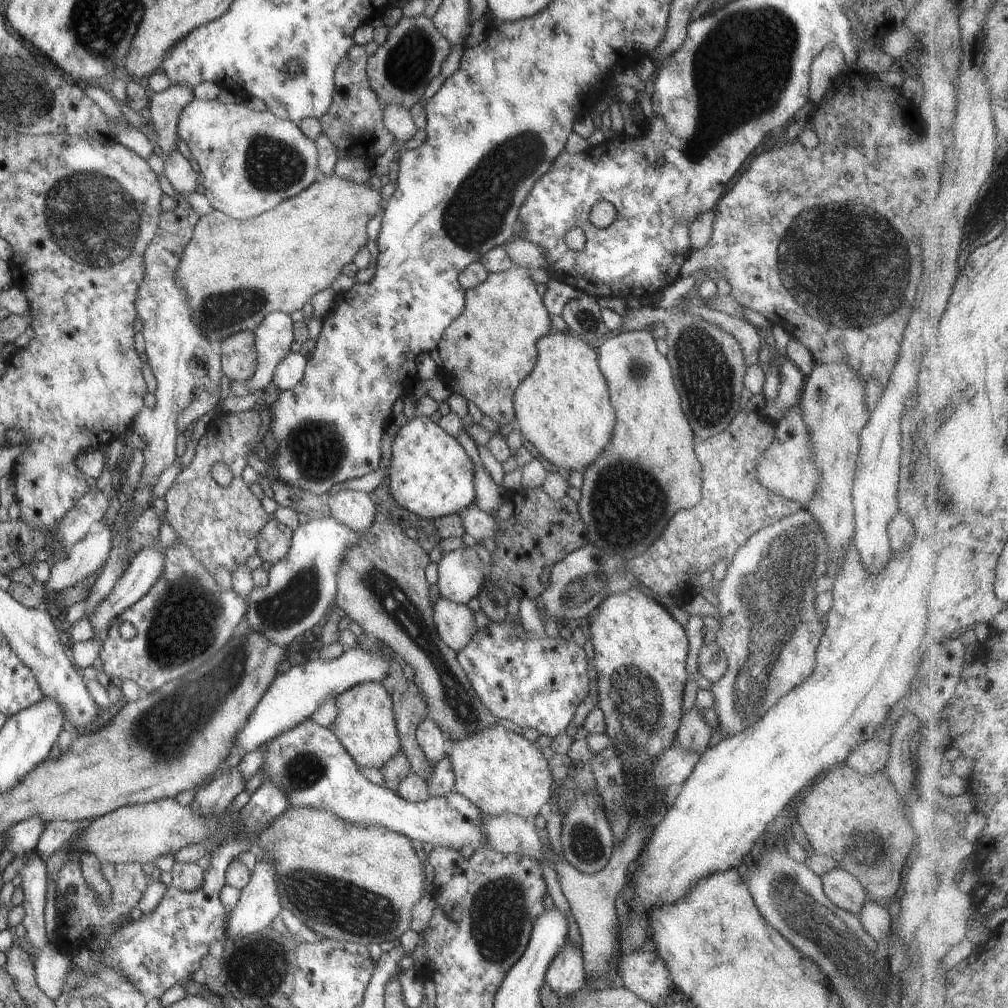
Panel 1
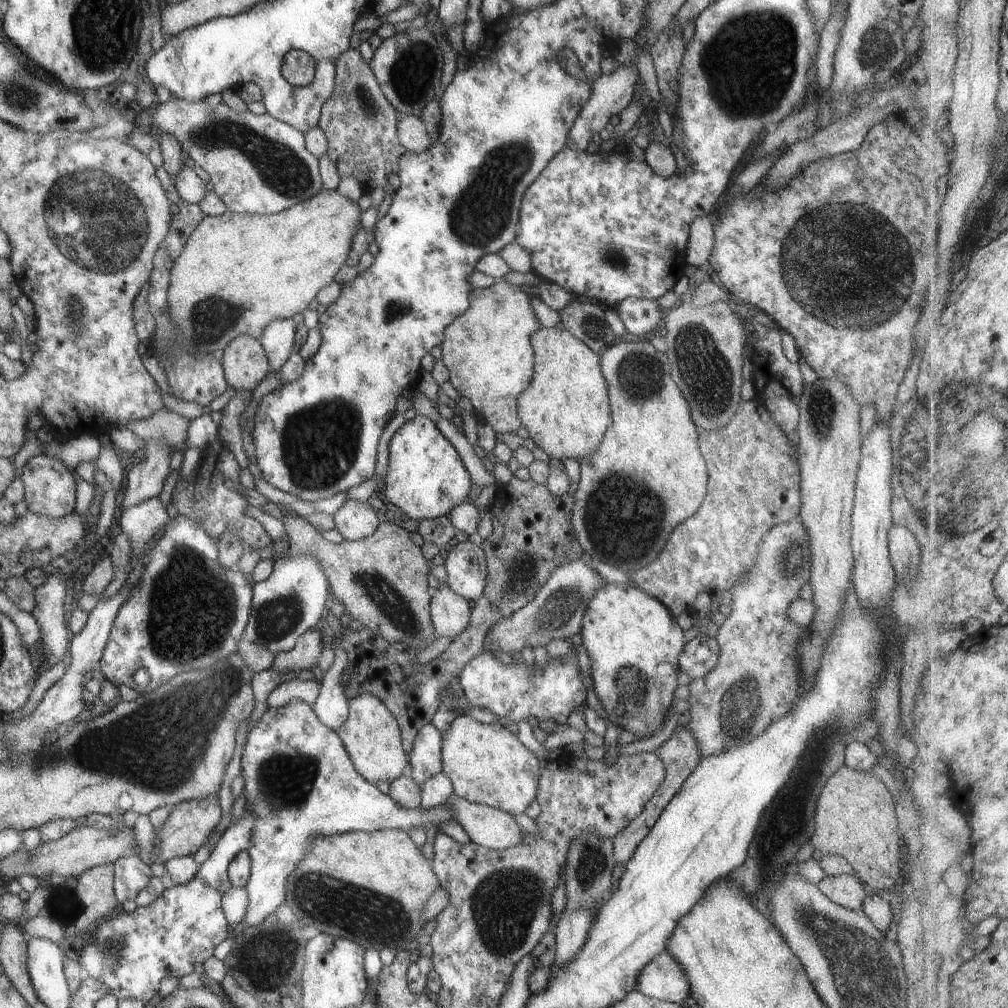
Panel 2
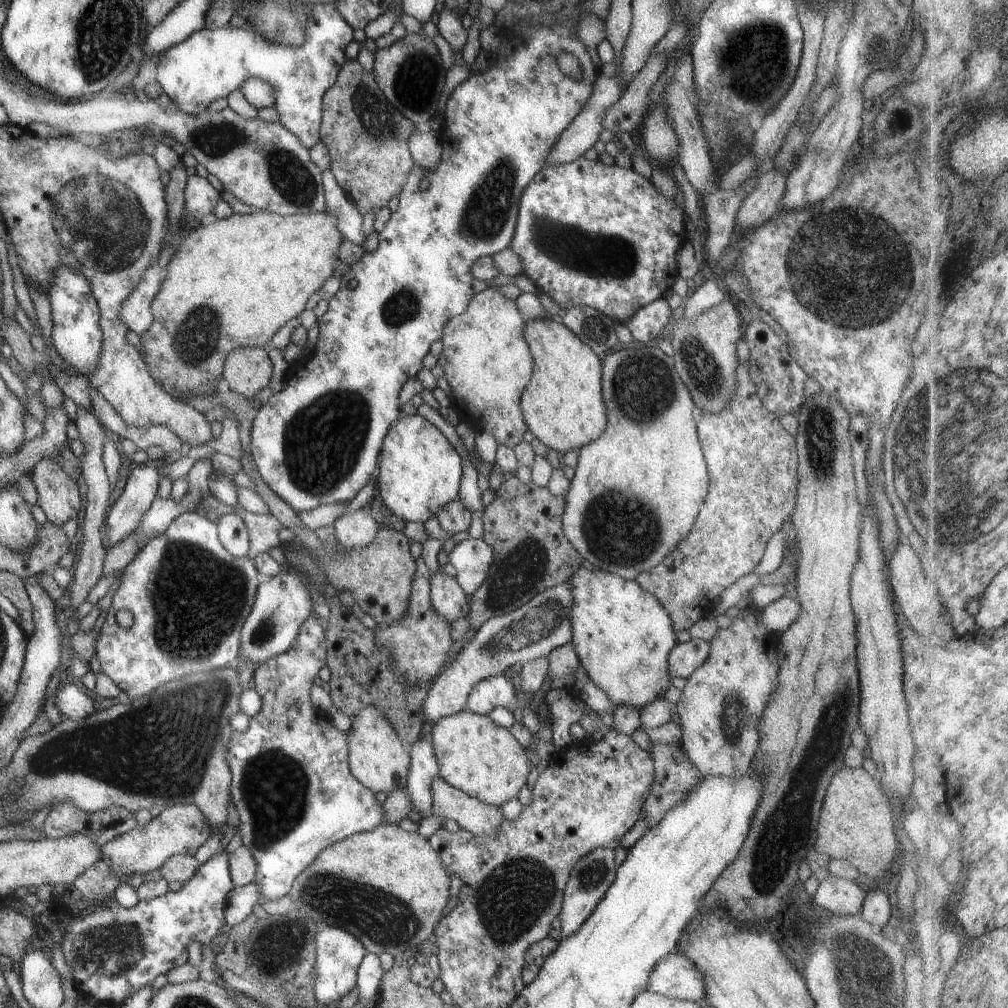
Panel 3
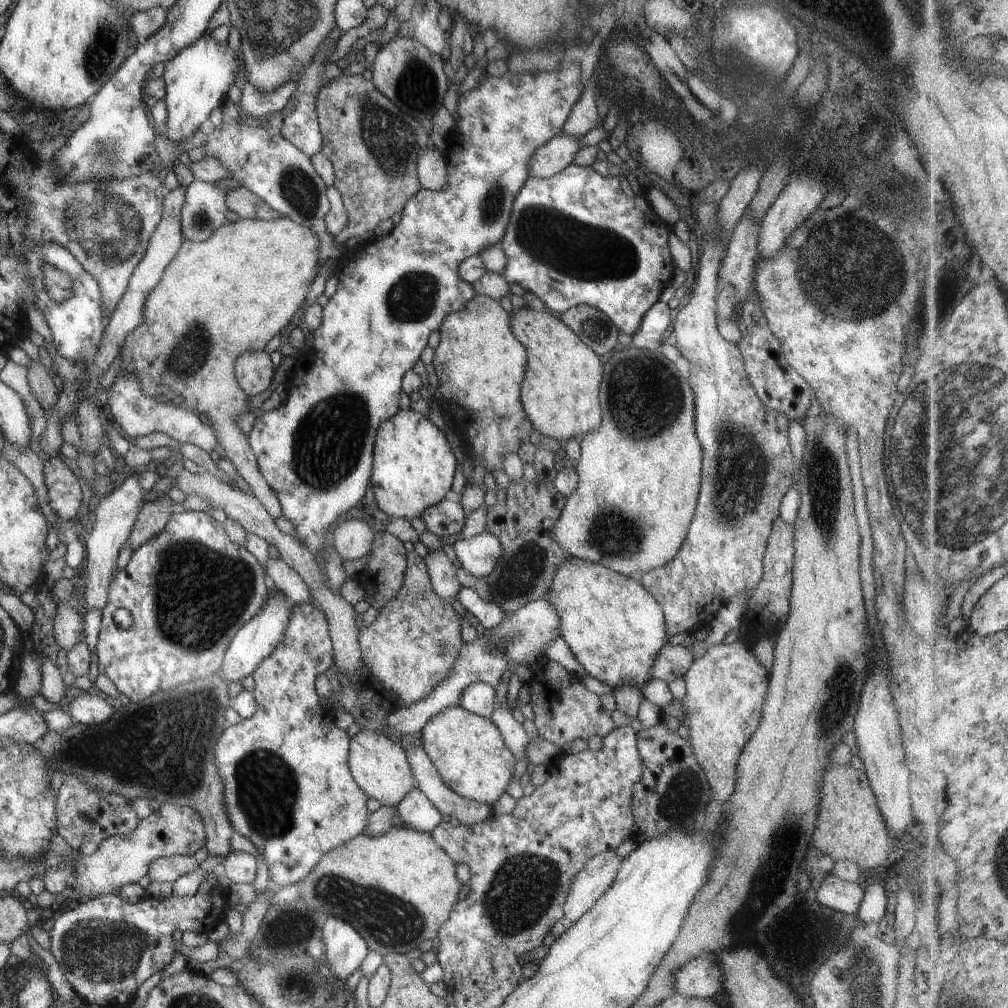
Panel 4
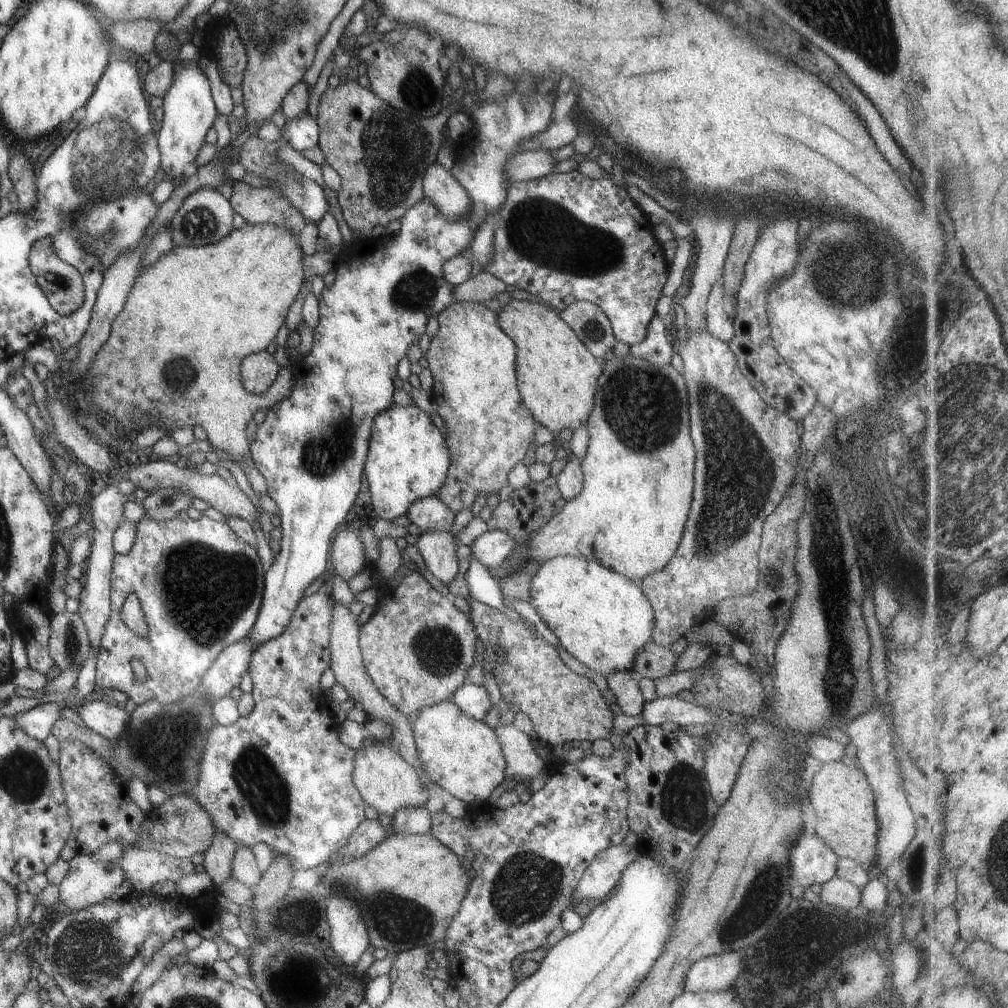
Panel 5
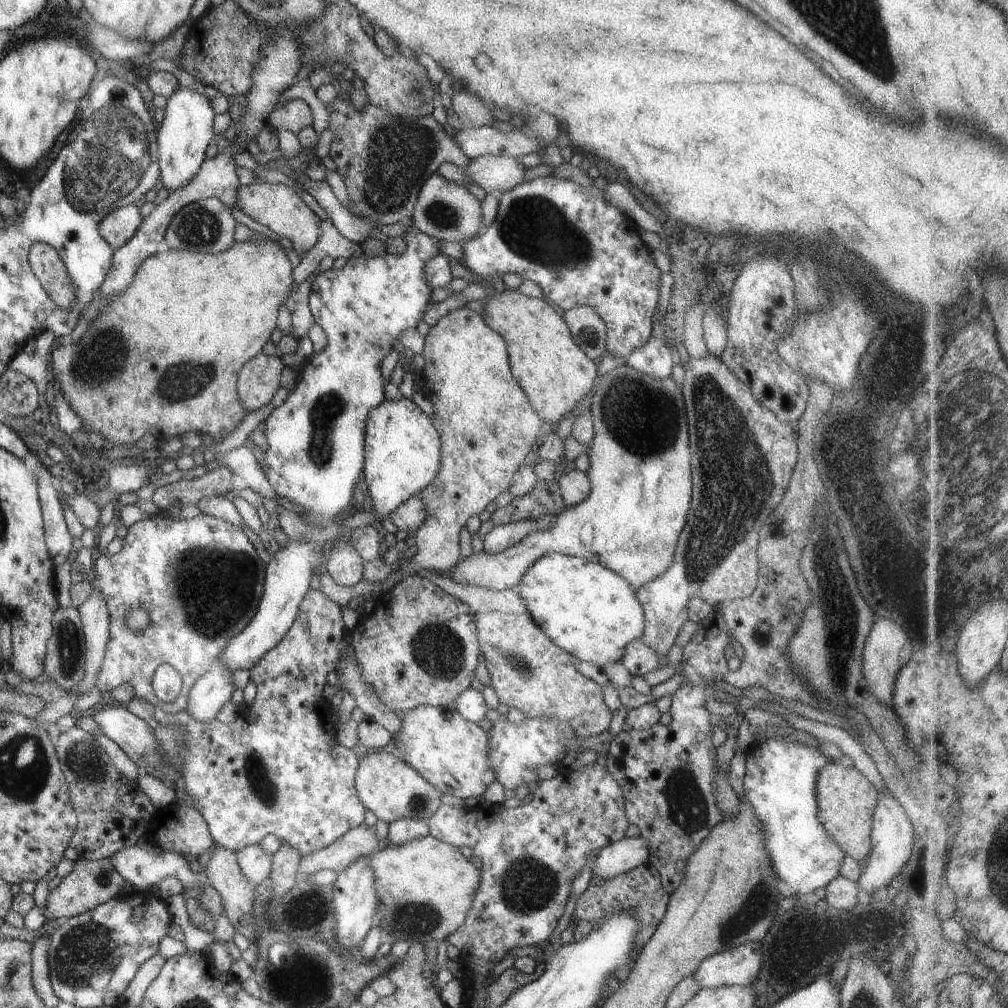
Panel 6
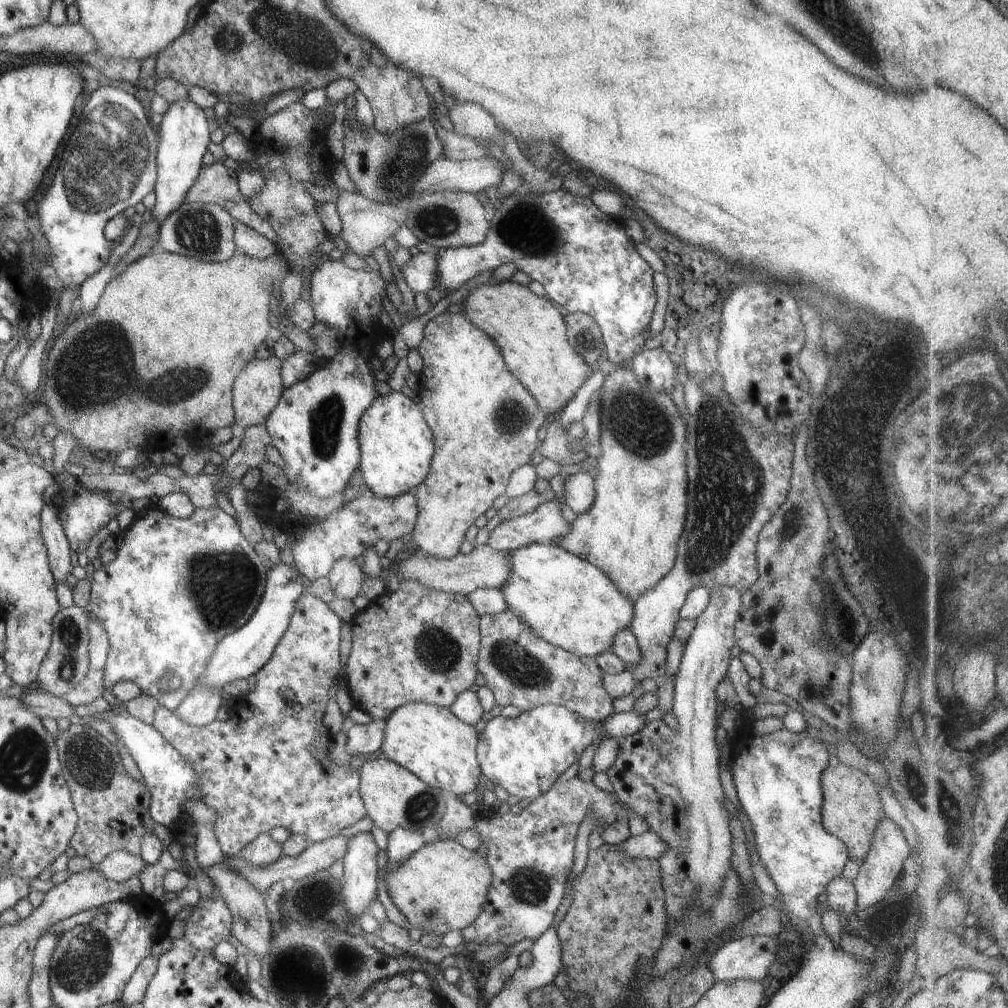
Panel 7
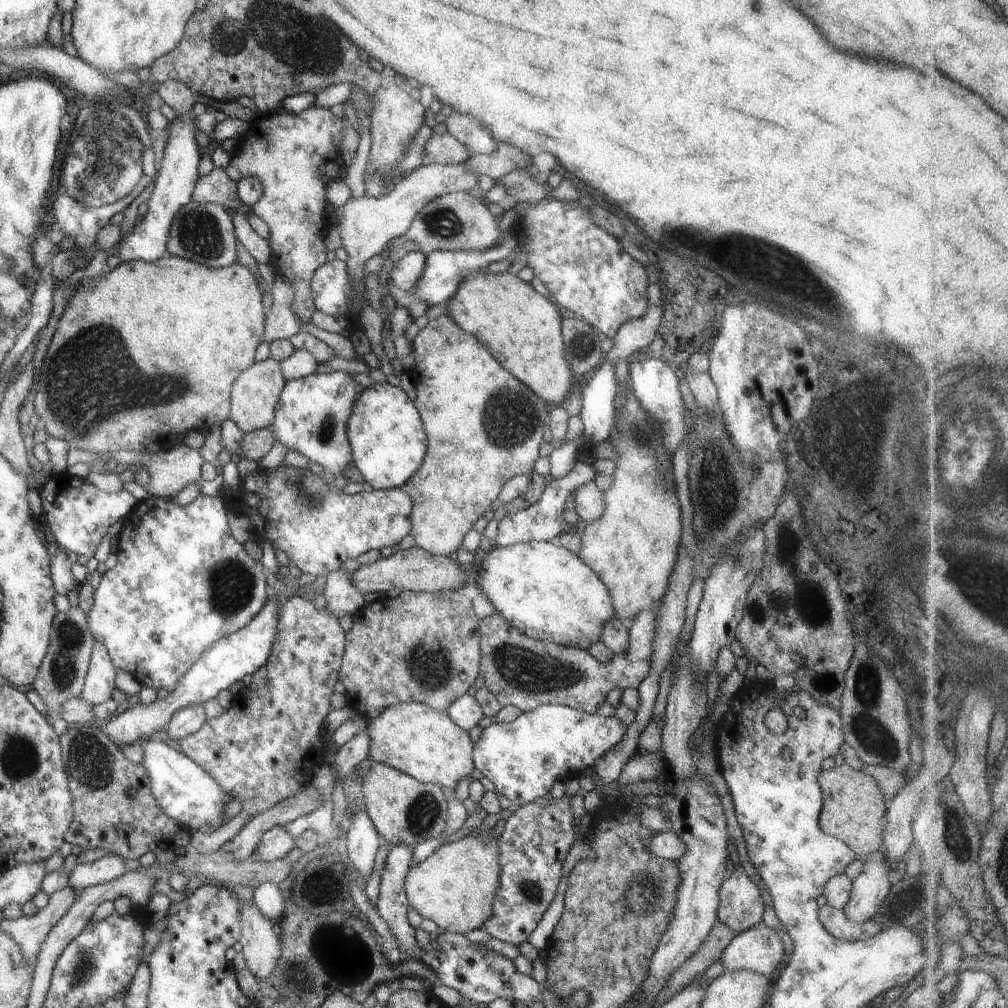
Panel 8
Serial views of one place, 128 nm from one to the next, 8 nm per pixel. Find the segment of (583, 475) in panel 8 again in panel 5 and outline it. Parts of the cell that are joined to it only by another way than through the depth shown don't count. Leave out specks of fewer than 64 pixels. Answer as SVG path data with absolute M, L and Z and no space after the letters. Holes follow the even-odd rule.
M486 531L471 544L472 557L477 558L488 570L495 569L515 548L515 540L508 531Z

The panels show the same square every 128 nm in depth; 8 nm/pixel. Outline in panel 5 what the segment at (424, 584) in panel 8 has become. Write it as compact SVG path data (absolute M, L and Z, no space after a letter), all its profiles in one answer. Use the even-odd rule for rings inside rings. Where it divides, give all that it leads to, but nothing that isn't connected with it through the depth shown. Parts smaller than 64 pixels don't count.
M634 356L612 358L606 362L598 377L593 409L587 418L590 440L581 465L582 490L525 543L511 551L500 566L489 570L499 584L511 571L517 571L527 562L568 555L596 561L638 583L670 562L684 532L694 486L696 452L690 438L688 390L684 388L684 382L684 375L671 364L658 368Z

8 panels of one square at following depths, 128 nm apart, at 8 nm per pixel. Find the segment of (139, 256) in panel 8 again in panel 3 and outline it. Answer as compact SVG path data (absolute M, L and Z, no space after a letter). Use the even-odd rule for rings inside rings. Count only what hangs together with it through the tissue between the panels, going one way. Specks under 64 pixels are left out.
M335 2L314 3L312 10L311 18L305 26L307 41L299 47L267 41L248 23L236 29L230 28L228 24L214 30L199 30L160 56L156 66L157 81L183 113L197 115L207 110L212 101L226 98L232 90L240 88L247 78L262 79L272 85L275 96L274 108L280 114L281 125L310 150L320 142L319 128L324 93L336 82L341 66L346 61L346 46L354 39L353 28L342 18Z

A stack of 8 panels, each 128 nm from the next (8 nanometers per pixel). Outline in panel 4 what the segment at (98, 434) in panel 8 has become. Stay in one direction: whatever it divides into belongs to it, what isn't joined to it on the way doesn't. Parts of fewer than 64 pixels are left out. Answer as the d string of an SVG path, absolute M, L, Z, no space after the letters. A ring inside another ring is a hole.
M288 217L277 219L258 220L258 219L240 219L235 223L226 222L218 230L215 230L210 238L205 241L186 241L180 245L174 258L168 263L168 266L162 273L160 282L147 294L143 306L143 321L130 334L125 336L121 346L121 371L129 369L138 379L142 392L158 402L182 407L194 411L197 414L203 413L207 415L210 424L213 426L217 434L218 446L223 448L226 457L231 460L234 468L244 478L253 490L253 495L266 507L269 515L275 519L282 515L282 507L277 499L276 493L271 489L271 486L264 480L263 474L259 469L256 454L252 450L249 443L249 436L245 435L238 426L238 420L247 416L249 412L249 396L242 390L235 375L235 362L237 358L246 351L262 350L274 338L280 334L296 312L300 308L302 302L306 298L306 294L310 290L314 278L316 277L316 264L318 262L319 240L317 234L306 227L301 227L297 222L294 222Z

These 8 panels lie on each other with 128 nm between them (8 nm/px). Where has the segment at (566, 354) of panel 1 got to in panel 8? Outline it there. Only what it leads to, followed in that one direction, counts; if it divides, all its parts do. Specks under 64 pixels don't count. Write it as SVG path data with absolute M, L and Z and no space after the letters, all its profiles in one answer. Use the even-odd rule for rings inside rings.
M480 269L466 275L452 298L443 303L446 304L448 316L451 316L460 328L473 334L485 345L488 352L506 370L510 370L518 380L522 380L526 386L530 386L551 407L563 404L568 397L570 385L574 381L574 374L565 358L566 348L561 333L563 320L559 306L549 297L544 297L530 283L521 281L516 275L511 275L508 271L494 274Z

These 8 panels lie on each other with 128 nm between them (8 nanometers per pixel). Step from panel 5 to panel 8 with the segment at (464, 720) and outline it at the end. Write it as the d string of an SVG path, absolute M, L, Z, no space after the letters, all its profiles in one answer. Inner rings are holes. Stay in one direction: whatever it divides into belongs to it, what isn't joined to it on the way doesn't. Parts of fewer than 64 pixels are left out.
M409 702L392 705L382 714L367 722L369 736L369 756L372 761L395 768L421 783L436 783L452 789L455 784L472 773L475 768L473 757L474 742L468 731L460 728L446 711L437 711L427 704Z

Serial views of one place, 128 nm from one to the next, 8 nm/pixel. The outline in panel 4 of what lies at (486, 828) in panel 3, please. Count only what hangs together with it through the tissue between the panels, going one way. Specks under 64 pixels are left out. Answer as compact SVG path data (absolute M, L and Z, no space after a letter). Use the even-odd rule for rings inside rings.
M410 743L403 744L418 787L432 804L446 816L455 816L461 823L473 825L493 814L491 805L479 803L455 793L436 770L426 751Z

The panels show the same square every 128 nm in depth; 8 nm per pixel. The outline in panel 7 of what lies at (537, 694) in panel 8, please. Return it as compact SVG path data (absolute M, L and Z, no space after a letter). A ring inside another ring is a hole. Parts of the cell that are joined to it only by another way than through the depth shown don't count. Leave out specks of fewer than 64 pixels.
M717 373L701 383L688 376L683 390L690 414L686 437L687 517L684 532L678 540L674 568L633 604L631 628L636 634L641 659L633 665L626 665L626 670L632 672L637 684L647 678L658 680L666 672L667 646L673 639L675 624L680 619L680 609L694 587L704 587L711 591L715 585L730 585L744 594L754 584L759 575L756 551L760 531L787 499L791 487L794 436L774 432L762 434L762 430L756 429L742 416L731 401L731 396L723 389L722 378ZM508 608L496 614L481 615L479 627L481 643L477 667L486 679L485 685L494 693L498 706L512 705L524 712L545 704L562 705L589 721L601 721L615 712L614 700L603 685L604 672L595 657L574 656L562 647L538 638L531 628Z

